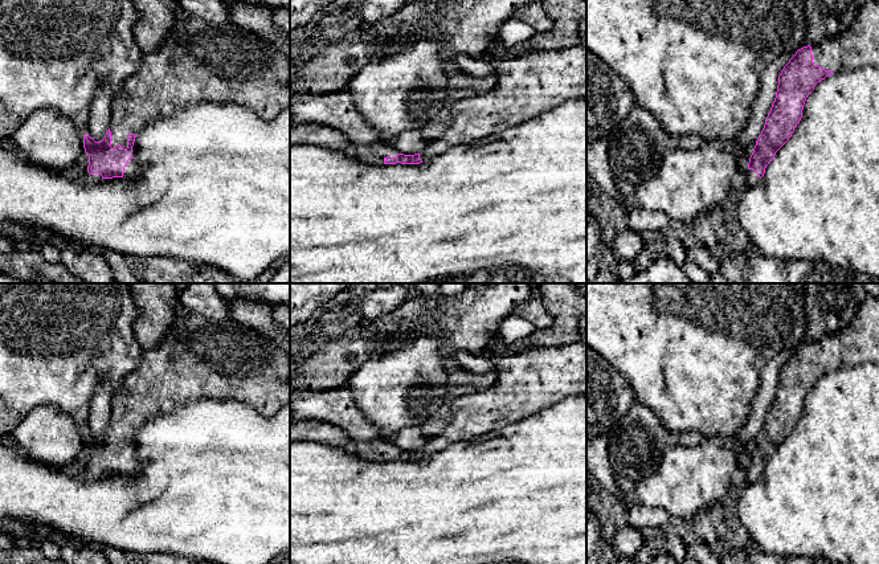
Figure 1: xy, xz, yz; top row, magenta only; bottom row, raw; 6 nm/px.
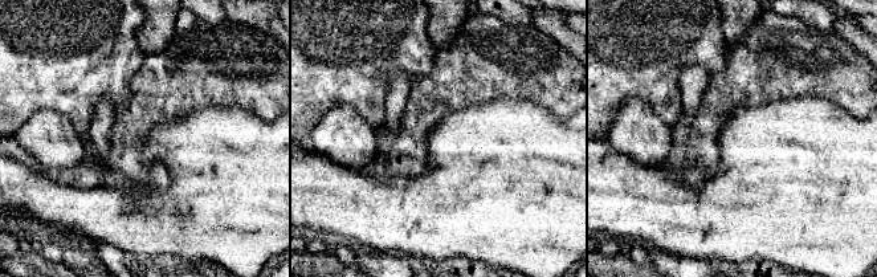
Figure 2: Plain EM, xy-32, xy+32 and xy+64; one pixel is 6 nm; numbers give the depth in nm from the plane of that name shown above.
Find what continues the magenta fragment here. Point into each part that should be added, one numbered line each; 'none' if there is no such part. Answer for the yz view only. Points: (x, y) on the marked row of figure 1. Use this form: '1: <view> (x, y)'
1: yz (858, 46)
2: yz (751, 176)

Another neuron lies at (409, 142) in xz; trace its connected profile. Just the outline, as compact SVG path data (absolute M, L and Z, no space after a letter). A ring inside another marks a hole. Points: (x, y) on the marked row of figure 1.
M404 130L396 136L393 147L404 155L421 154L421 151L429 144L429 139L425 139L420 130Z

